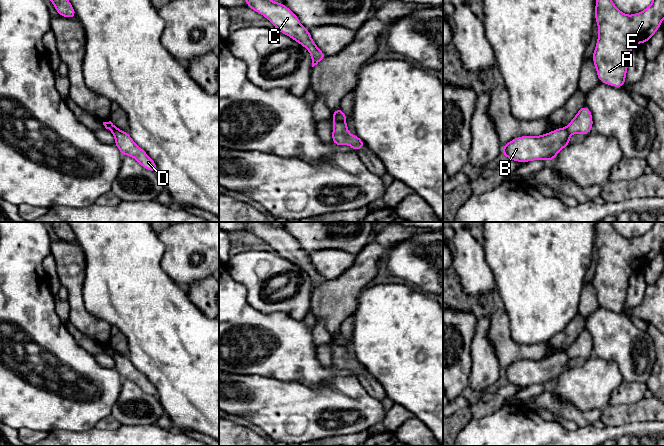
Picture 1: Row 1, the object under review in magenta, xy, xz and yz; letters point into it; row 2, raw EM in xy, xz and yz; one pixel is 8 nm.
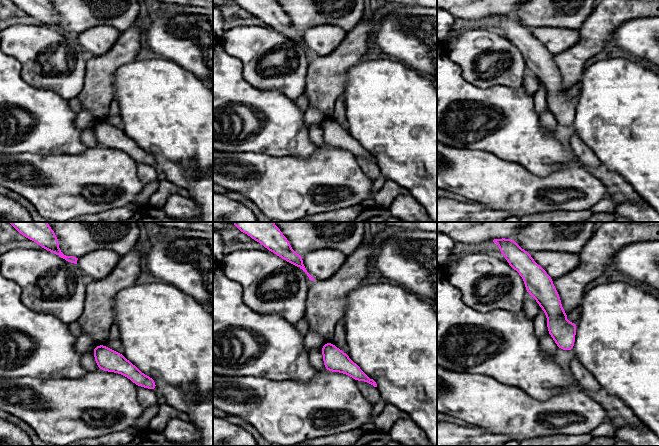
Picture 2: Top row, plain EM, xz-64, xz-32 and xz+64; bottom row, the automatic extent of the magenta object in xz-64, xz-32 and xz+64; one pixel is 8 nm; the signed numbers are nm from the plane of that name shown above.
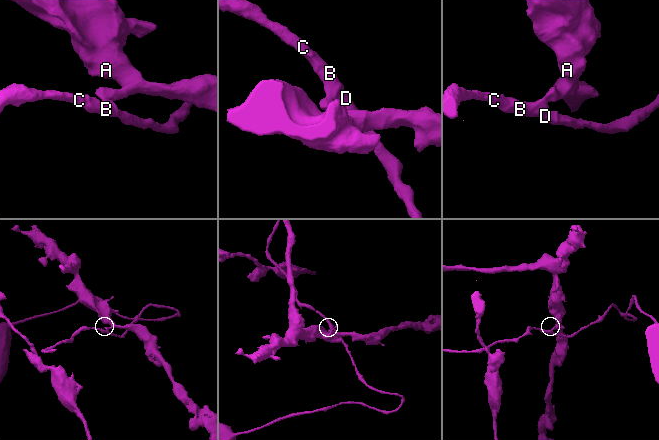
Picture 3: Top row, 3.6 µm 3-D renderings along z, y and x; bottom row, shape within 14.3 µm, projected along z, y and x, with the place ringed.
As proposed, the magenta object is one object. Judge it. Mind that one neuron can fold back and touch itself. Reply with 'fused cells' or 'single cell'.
fused cells

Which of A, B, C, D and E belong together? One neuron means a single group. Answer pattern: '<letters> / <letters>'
A E / B C D

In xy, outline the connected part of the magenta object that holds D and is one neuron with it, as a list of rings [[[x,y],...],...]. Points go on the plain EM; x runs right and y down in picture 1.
[[[118,353],[112,355],[112,357],[115,362],[114,368],[123,380],[133,381],[143,392],[149,395],[158,395],[156,387],[133,365],[128,356]]]

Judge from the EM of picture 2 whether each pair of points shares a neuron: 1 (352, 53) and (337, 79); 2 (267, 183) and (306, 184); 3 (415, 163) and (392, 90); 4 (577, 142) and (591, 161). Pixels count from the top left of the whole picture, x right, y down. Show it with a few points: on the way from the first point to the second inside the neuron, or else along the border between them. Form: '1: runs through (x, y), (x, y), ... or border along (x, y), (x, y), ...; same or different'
1: runs through (346, 59), (337, 68), (337, 73); same
2: runs through (277, 184), (296, 184); same
3: runs through (415, 145), (415, 132), (392, 108); same
4: runs through (579, 147), (587, 156); same

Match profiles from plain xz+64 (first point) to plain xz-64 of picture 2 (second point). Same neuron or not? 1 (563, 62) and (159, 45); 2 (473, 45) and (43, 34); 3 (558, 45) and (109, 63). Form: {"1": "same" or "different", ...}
{"1": "different", "2": "same", "3": "different"}

